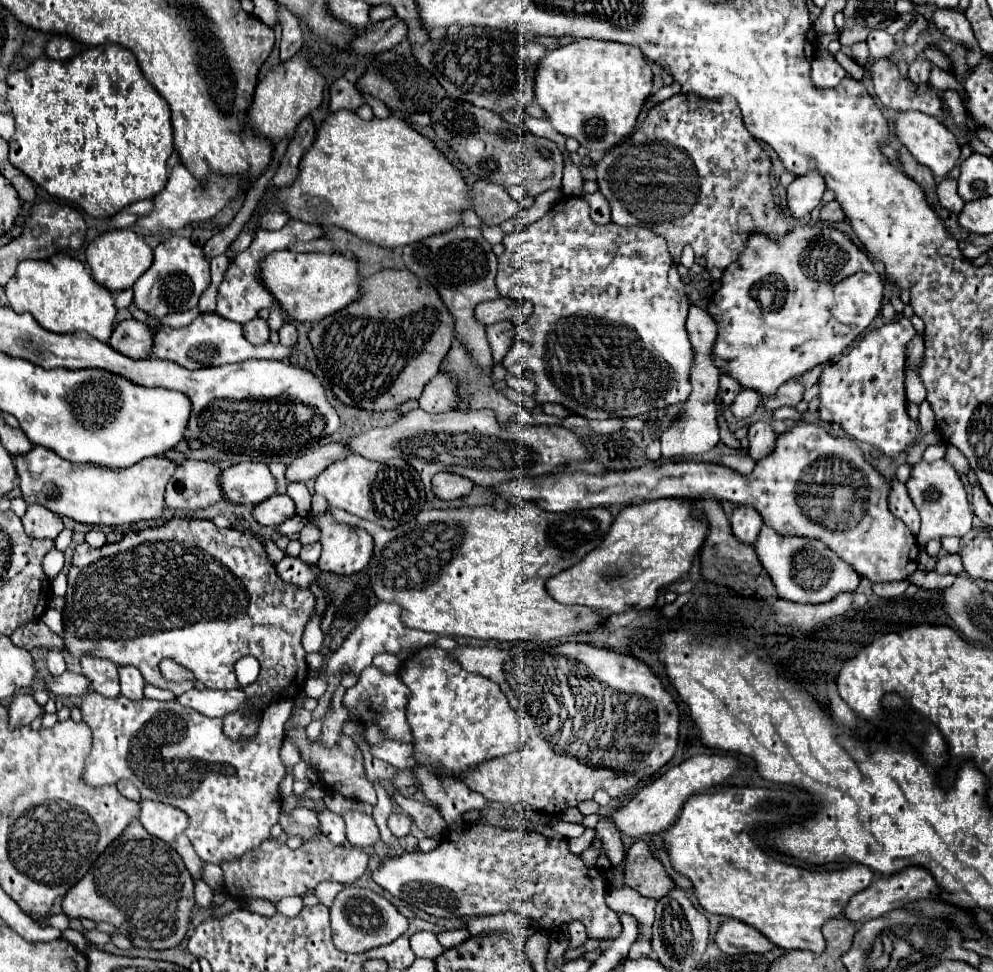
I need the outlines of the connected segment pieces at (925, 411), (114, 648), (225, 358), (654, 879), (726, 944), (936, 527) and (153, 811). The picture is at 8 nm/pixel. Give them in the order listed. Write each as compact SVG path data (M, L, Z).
M926 400L920 404L918 422L920 422L920 428L922 428L924 434L930 432L930 430L934 430L934 412L932 412L932 406Z
M172 518L170 522L166 522L164 526L158 528L148 528L142 532L132 532L126 534L120 544L106 544L102 548L90 548L86 542L76 546L74 550L74 558L72 558L72 568L68 574L68 592L66 592L66 608L64 608L64 648L70 650L72 656L82 658L82 656L96 656L96 658L108 658L114 664L120 666L136 666L144 680L148 684L154 684L158 688L170 690L176 696L194 688L194 682L182 682L182 684L172 684L166 682L162 678L162 674L158 672L158 662L162 658L172 658L178 664L190 668L196 676L196 682L204 684L210 690L232 690L232 688L240 688L236 672L234 672L234 664L244 658L244 656L254 656L260 662L260 676L256 682L244 686L246 694L280 694L282 698L294 698L302 692L302 686L306 682L308 675L308 666L306 664L306 652L302 648L302 634L306 624L310 622L310 616L316 610L316 596L312 594L312 590L308 588L300 588L294 584L284 582L274 568L274 562L268 558L266 548L262 544L262 540L254 534L244 534L238 530L228 530L228 528L216 528L210 520L180 520L180 518Z
M200 314L190 326L184 328L162 328L154 334L154 352L152 356L162 360L172 360L184 368L206 368L206 366L224 366L224 364L236 364L248 358L274 358L274 360L286 360L294 354L296 346L282 346L280 342L266 342L260 346L252 346L244 334L242 324L222 318L220 314Z
M636 840L626 852L626 886L638 890L642 896L660 900L672 890L672 878L666 874L664 866L652 856L648 842Z
M726 918L716 934L716 944L720 946L722 952L726 954L746 954L746 952L754 952L754 954L764 954L774 950L776 946L764 936L760 934L756 928L740 922L740 920L732 920Z
M922 460L916 466L912 466L912 474L906 488L922 518L922 526L916 536L922 546L932 538L942 538L942 536L962 538L972 528L972 510L964 484L956 474L956 470L946 460L936 460L932 464Z
M140 800L140 822L152 836L168 844L188 828L188 816L182 810L152 800Z

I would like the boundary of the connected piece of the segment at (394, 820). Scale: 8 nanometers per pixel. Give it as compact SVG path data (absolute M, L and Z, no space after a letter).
M392 814L388 818L388 828L392 830L394 836L402 838L402 836L408 836L410 834L410 828L412 828L412 818L408 814Z

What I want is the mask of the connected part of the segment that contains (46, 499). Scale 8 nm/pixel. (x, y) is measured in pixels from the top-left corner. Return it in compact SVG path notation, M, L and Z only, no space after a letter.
M36 446L28 454L16 456L22 498L28 504L40 504L58 516L90 524L90 526L130 526L142 520L158 520L164 514L164 490L176 472L176 464L168 458L144 458L136 466L112 470L92 464L74 464L56 452Z

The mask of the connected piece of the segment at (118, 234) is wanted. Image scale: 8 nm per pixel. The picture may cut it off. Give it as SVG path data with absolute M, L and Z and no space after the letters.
M120 228L120 230L108 230L100 234L96 240L92 240L86 248L86 262L90 266L92 278L108 288L110 292L116 290L126 290L132 288L134 282L152 266L152 250L144 242L142 236L132 232L130 228Z

